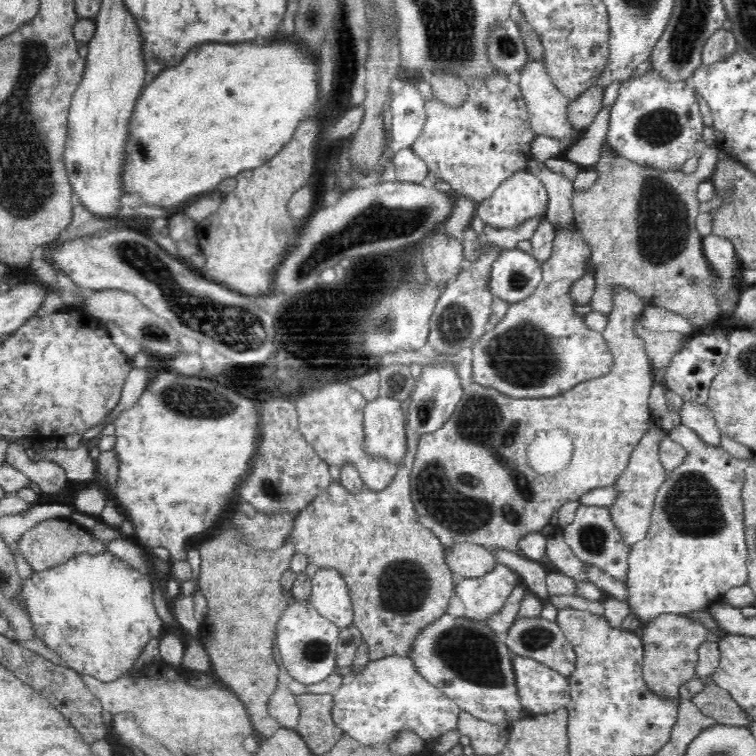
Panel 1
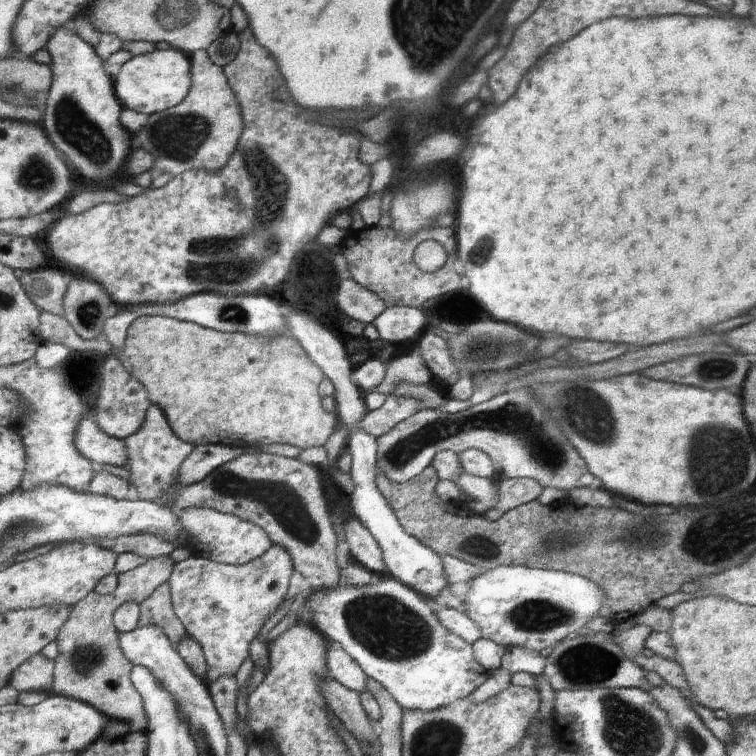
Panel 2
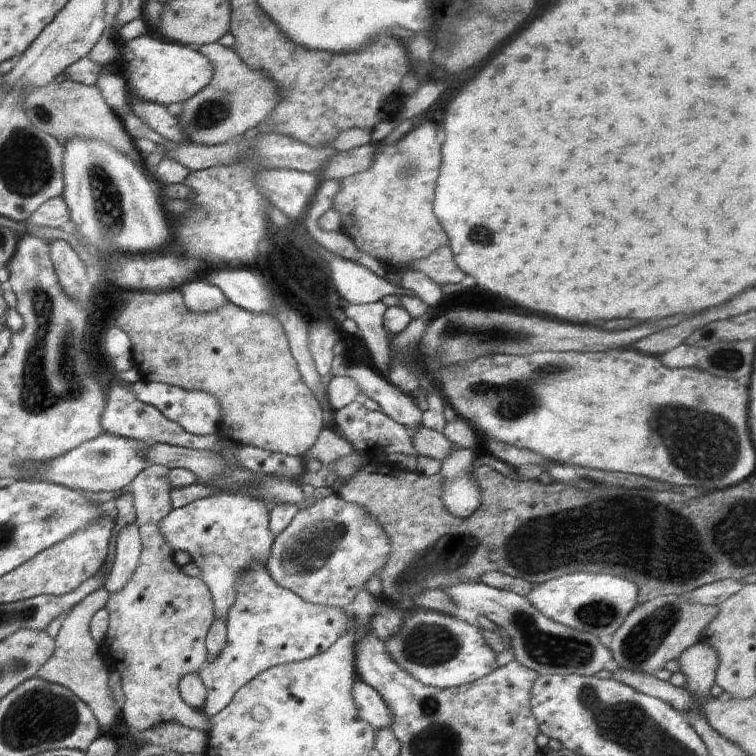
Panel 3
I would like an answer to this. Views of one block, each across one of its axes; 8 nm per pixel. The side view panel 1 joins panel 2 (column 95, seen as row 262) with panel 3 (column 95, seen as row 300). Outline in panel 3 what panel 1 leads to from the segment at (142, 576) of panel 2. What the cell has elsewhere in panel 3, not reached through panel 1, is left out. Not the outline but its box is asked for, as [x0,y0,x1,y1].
[35,587,120,732]

